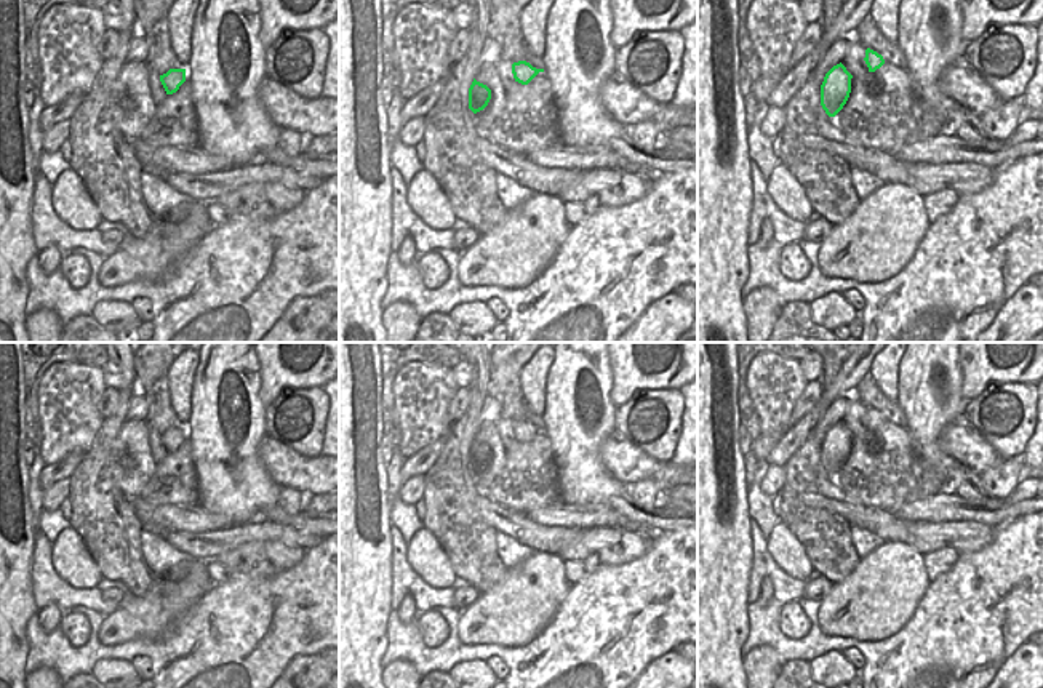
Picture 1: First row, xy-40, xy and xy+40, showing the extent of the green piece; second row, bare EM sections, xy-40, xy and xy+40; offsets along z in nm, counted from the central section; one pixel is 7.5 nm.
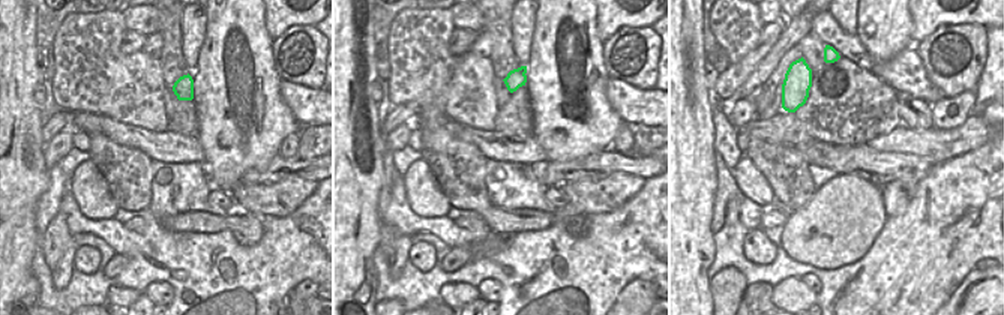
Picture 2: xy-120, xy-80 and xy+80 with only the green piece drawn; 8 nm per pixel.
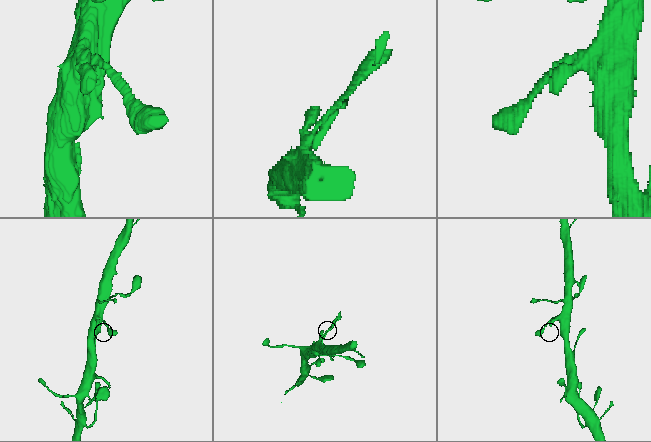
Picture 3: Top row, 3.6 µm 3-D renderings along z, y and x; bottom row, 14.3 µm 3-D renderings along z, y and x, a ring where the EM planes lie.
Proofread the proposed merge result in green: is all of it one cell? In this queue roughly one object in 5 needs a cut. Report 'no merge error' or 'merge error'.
no merge error

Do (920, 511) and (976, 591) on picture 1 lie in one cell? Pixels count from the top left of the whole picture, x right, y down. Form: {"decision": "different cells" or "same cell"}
{"decision": "different cells"}

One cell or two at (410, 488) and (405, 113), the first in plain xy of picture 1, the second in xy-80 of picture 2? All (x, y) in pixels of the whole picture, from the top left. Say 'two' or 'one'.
two

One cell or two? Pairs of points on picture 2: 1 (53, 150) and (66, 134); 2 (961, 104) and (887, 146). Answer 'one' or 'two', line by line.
1: one
2: two

